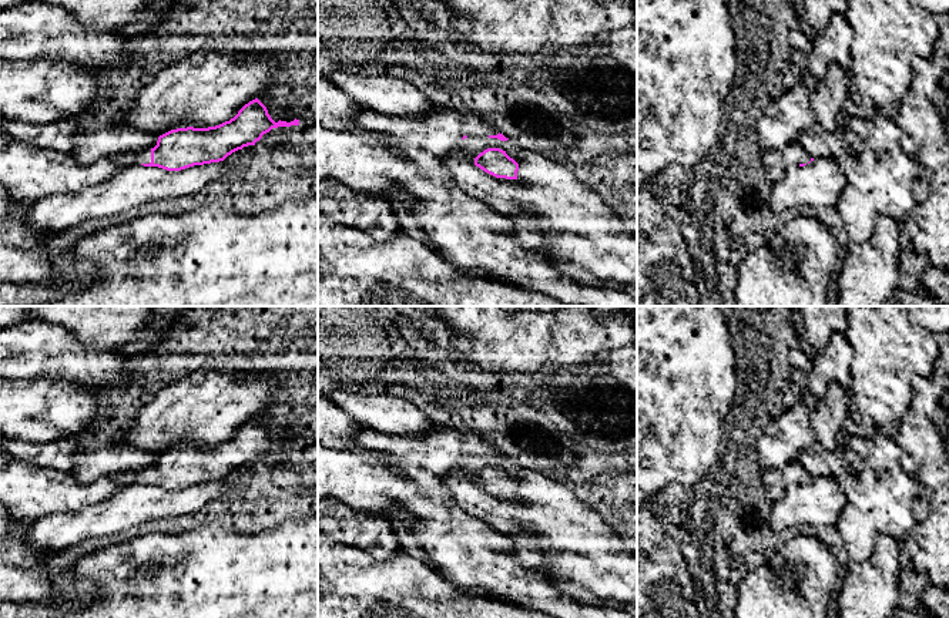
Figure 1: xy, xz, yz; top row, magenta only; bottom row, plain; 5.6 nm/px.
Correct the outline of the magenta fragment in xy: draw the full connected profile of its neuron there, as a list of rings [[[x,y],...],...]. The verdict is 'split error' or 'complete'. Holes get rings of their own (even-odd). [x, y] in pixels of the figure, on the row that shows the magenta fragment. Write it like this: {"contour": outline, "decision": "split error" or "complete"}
{"contour": [[[258,100],[245,104],[238,114],[215,127],[177,128],[158,137],[157,145],[140,152],[114,154],[117,171],[134,164],[181,171],[194,165],[224,161],[232,152],[255,145],[272,128],[299,125],[299,120],[275,122]]], "decision": "split error"}

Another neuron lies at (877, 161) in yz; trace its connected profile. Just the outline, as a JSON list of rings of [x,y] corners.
[[[861,141],[859,152],[848,152],[836,161],[846,182],[835,208],[849,241],[855,243],[864,243],[872,236],[879,215],[902,222],[915,206],[911,192],[892,192],[885,188],[885,179],[898,177],[909,157],[895,158],[876,152],[868,141]]]

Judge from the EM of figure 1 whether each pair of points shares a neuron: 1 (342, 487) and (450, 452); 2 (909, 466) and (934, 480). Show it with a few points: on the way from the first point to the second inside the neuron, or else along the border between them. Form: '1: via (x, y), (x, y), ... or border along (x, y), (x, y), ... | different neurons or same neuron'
1: border along (389, 453), (411, 457), (439, 477) | different neurons
2: border along (904, 450), (914, 462), (916, 480), (931, 501) | different neurons

